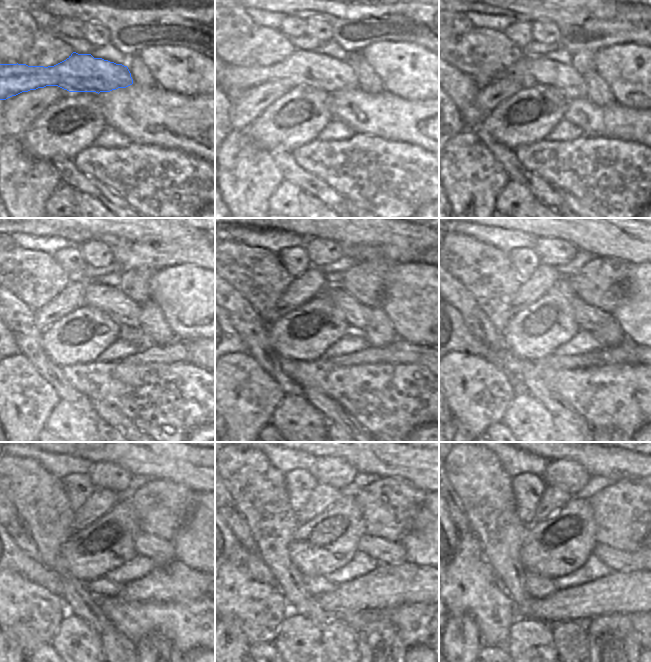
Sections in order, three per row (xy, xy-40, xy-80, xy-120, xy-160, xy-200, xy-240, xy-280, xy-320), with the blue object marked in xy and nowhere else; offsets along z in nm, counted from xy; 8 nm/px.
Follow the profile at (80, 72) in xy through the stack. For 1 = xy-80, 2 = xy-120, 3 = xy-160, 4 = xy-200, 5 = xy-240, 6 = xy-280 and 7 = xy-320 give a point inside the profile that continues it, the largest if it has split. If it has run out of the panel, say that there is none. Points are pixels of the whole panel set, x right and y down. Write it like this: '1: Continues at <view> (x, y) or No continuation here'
1: Continues at xy-80 (529, 70)
2: Continues at xy-120 (112, 300)
3: Continues at xy-160 (358, 316)
4: Continues at xy-200 (589, 318)
5: Continues at xy-240 (159, 550)
6: Continues at xy-280 (385, 552)
7: Continues at xy-320 (617, 560)

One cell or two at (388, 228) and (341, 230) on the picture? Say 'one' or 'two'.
one

